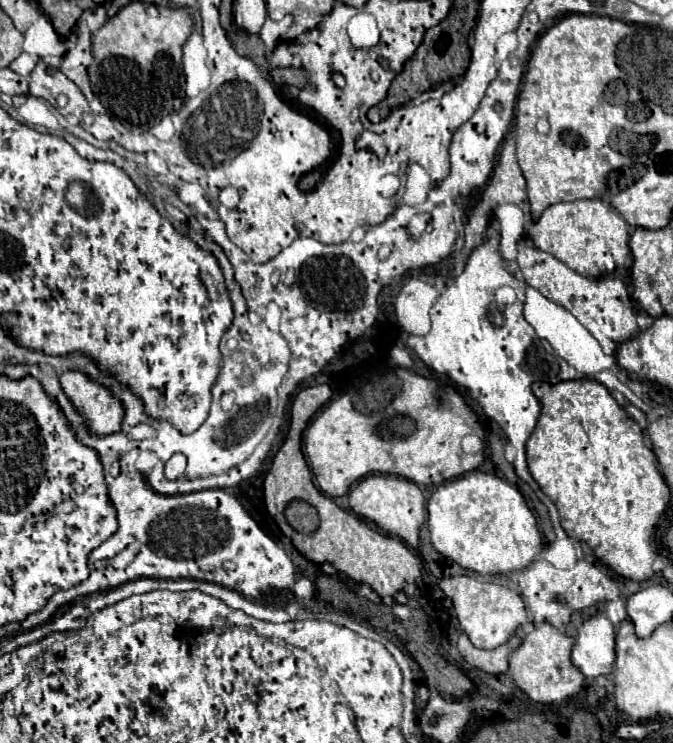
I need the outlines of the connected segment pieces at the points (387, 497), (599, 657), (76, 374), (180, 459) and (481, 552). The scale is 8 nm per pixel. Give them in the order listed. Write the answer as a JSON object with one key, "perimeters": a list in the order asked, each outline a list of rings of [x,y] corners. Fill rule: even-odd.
{"perimeters":[[[[370,474],[362,478],[349,494],[349,506],[360,518],[368,518],[376,522],[378,528],[386,530],[392,536],[402,538],[412,548],[418,548],[418,530],[426,518],[426,500],[420,488],[400,476],[392,474]]],[[[602,614],[588,618],[578,628],[572,664],[578,666],[588,680],[594,680],[612,672],[614,658],[614,626]]],[[[80,370],[64,372],[60,376],[60,384],[72,402],[76,402],[80,414],[88,418],[88,426],[92,426],[96,434],[112,434],[122,430],[124,406],[106,386],[94,382]]],[[[174,454],[168,462],[166,462],[166,476],[170,480],[176,480],[184,474],[184,468],[186,468],[186,458],[184,454]]],[[[480,470],[444,482],[428,500],[432,546],[462,568],[486,574],[508,574],[526,568],[542,550],[542,538],[524,496],[506,480]]]]}

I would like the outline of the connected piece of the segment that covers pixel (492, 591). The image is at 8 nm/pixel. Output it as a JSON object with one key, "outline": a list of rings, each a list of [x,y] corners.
{"outline":[[[452,576],[448,578],[448,584],[440,584],[446,596],[452,598],[454,610],[458,616],[458,622],[462,630],[468,634],[470,642],[474,646],[480,646],[482,650],[492,650],[496,646],[502,646],[516,630],[526,622],[526,608],[518,592],[492,584],[492,582],[480,582],[474,576]]]}

